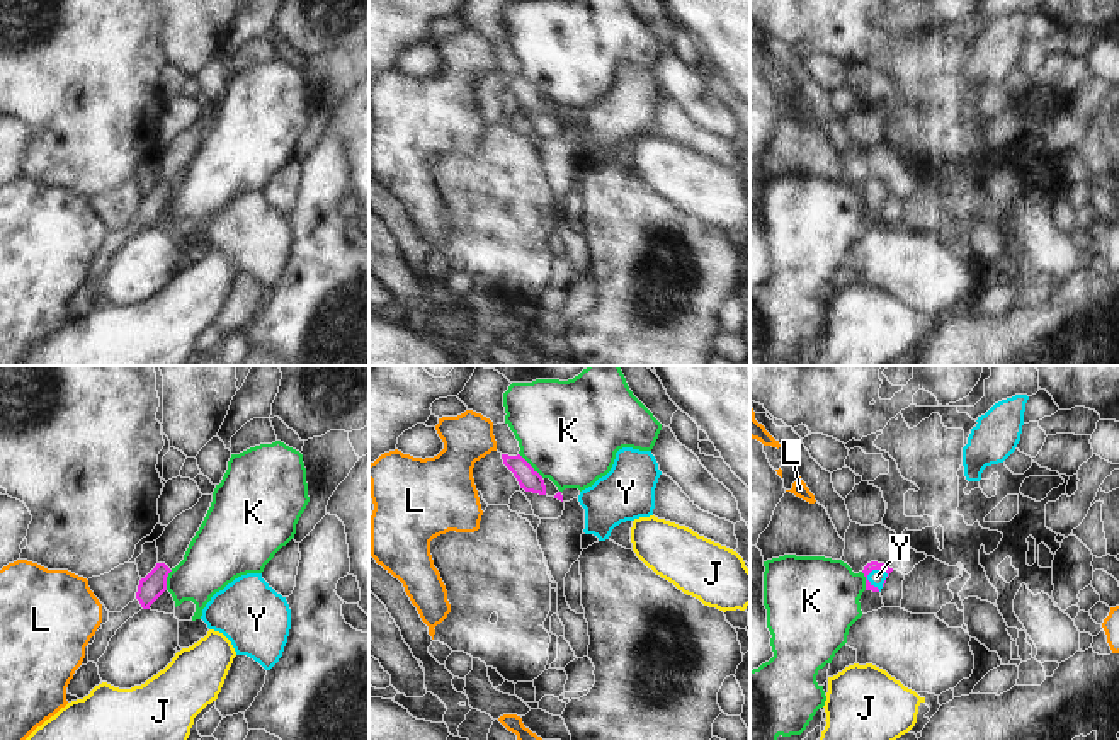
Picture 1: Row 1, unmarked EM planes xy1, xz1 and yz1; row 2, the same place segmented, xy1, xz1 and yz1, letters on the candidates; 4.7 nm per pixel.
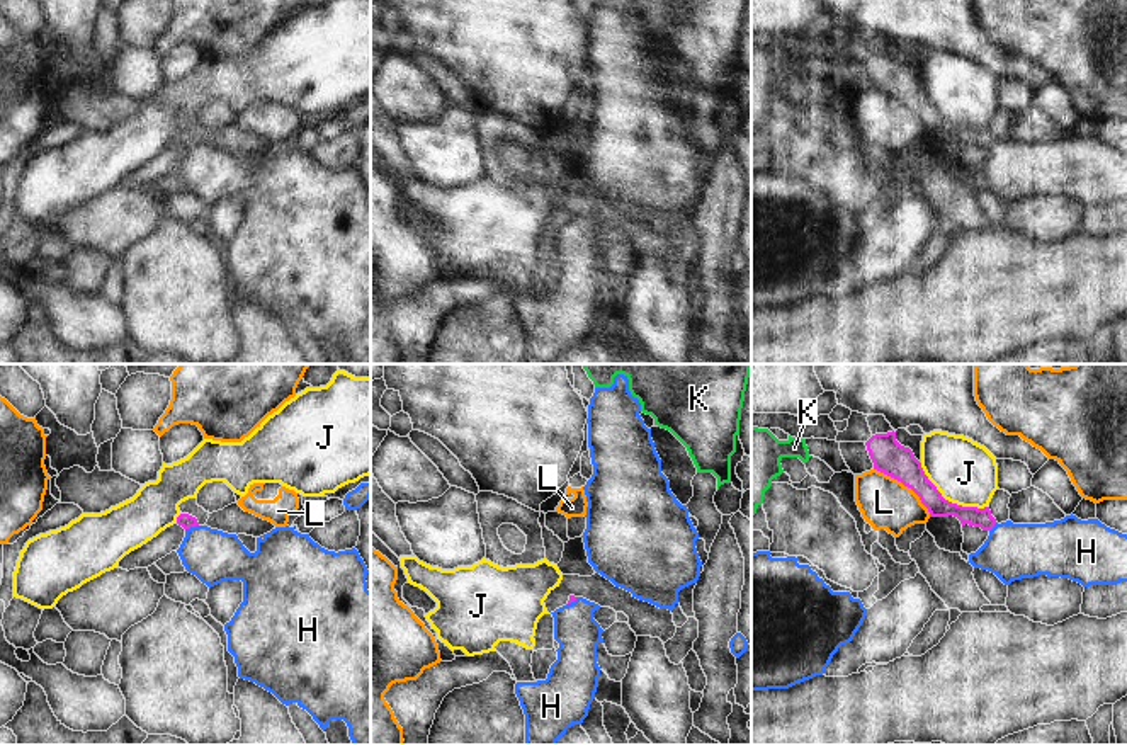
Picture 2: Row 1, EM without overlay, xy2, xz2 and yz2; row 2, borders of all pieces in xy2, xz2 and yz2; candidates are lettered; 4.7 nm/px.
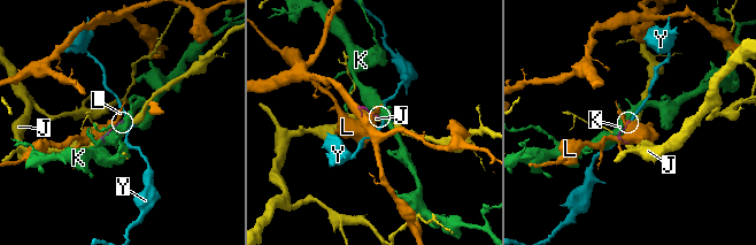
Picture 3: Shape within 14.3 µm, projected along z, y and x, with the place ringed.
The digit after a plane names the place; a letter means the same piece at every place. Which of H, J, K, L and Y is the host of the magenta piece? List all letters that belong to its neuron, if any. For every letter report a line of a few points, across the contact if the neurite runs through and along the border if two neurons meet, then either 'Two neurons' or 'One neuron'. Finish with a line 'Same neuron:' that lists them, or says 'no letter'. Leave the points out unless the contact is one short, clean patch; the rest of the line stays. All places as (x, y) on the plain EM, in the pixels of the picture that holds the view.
H: Line: xy2 (198, 143), (186, 148). Two neurons
J: Two neurons
K: Two neurons
L: Two neurons
Y: Line: yz1 (873, 184), (868, 199), (876, 196). One neuron
Same neuron: Y

